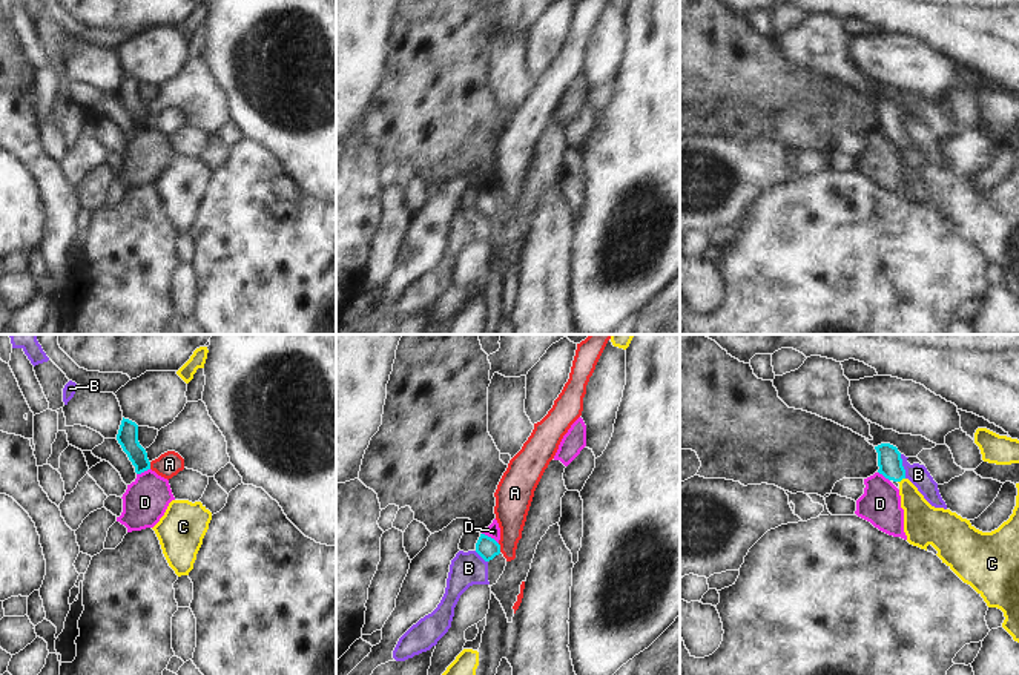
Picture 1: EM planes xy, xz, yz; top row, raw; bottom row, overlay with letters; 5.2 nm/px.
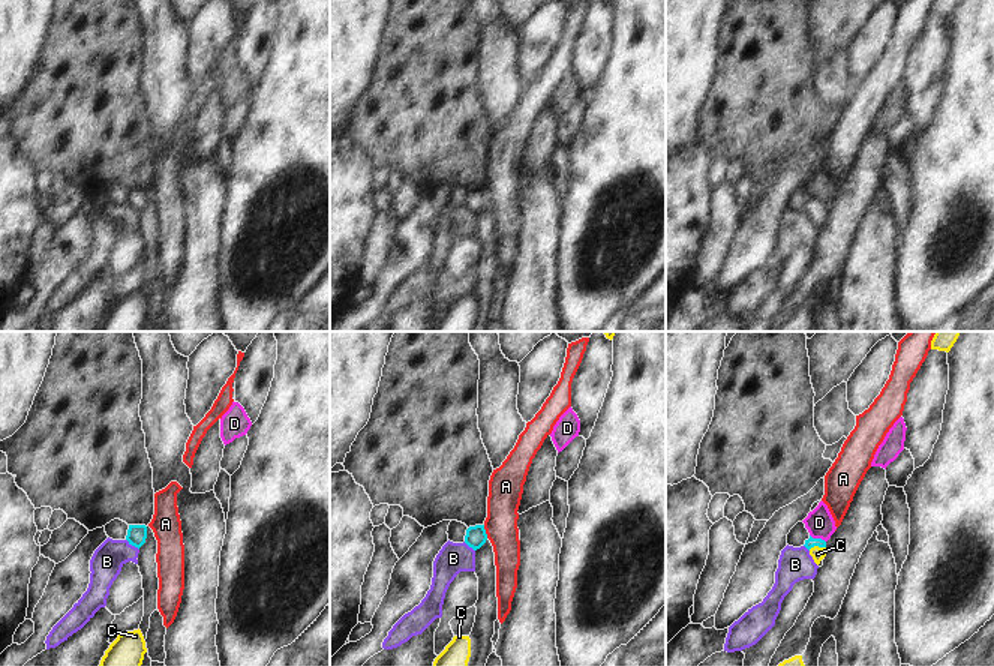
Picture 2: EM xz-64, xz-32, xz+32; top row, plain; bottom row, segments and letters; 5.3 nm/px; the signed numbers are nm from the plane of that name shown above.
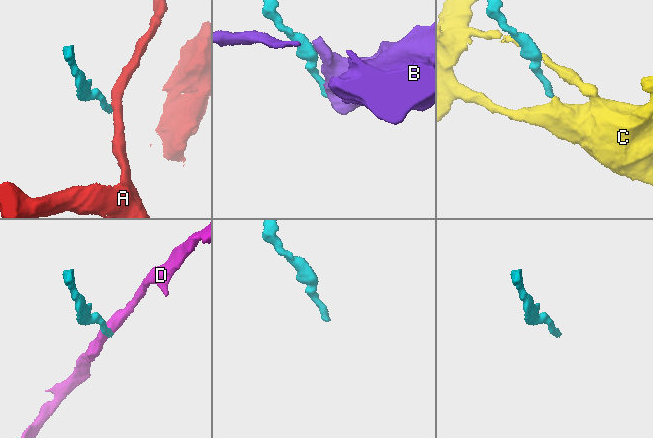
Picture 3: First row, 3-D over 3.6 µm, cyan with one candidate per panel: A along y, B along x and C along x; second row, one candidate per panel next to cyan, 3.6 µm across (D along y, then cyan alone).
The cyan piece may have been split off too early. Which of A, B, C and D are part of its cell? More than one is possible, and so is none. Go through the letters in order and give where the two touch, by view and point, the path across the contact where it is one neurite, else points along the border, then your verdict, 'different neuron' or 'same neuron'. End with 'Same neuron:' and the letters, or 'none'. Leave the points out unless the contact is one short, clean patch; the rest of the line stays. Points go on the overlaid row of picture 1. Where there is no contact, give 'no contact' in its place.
A: contact xz (499, 548); border xz (497, 543), (501, 551); different neuron
B: contact yz (903, 467); border yz (900, 454), (906, 477); different neuron
C: contact yz (901, 479); way yz (889, 459), (890, 467), (901, 479), (921, 520); same neuron
D: contact xz (490, 537); border xz (482, 533), (497, 543); different neuron
Same neuron: C

